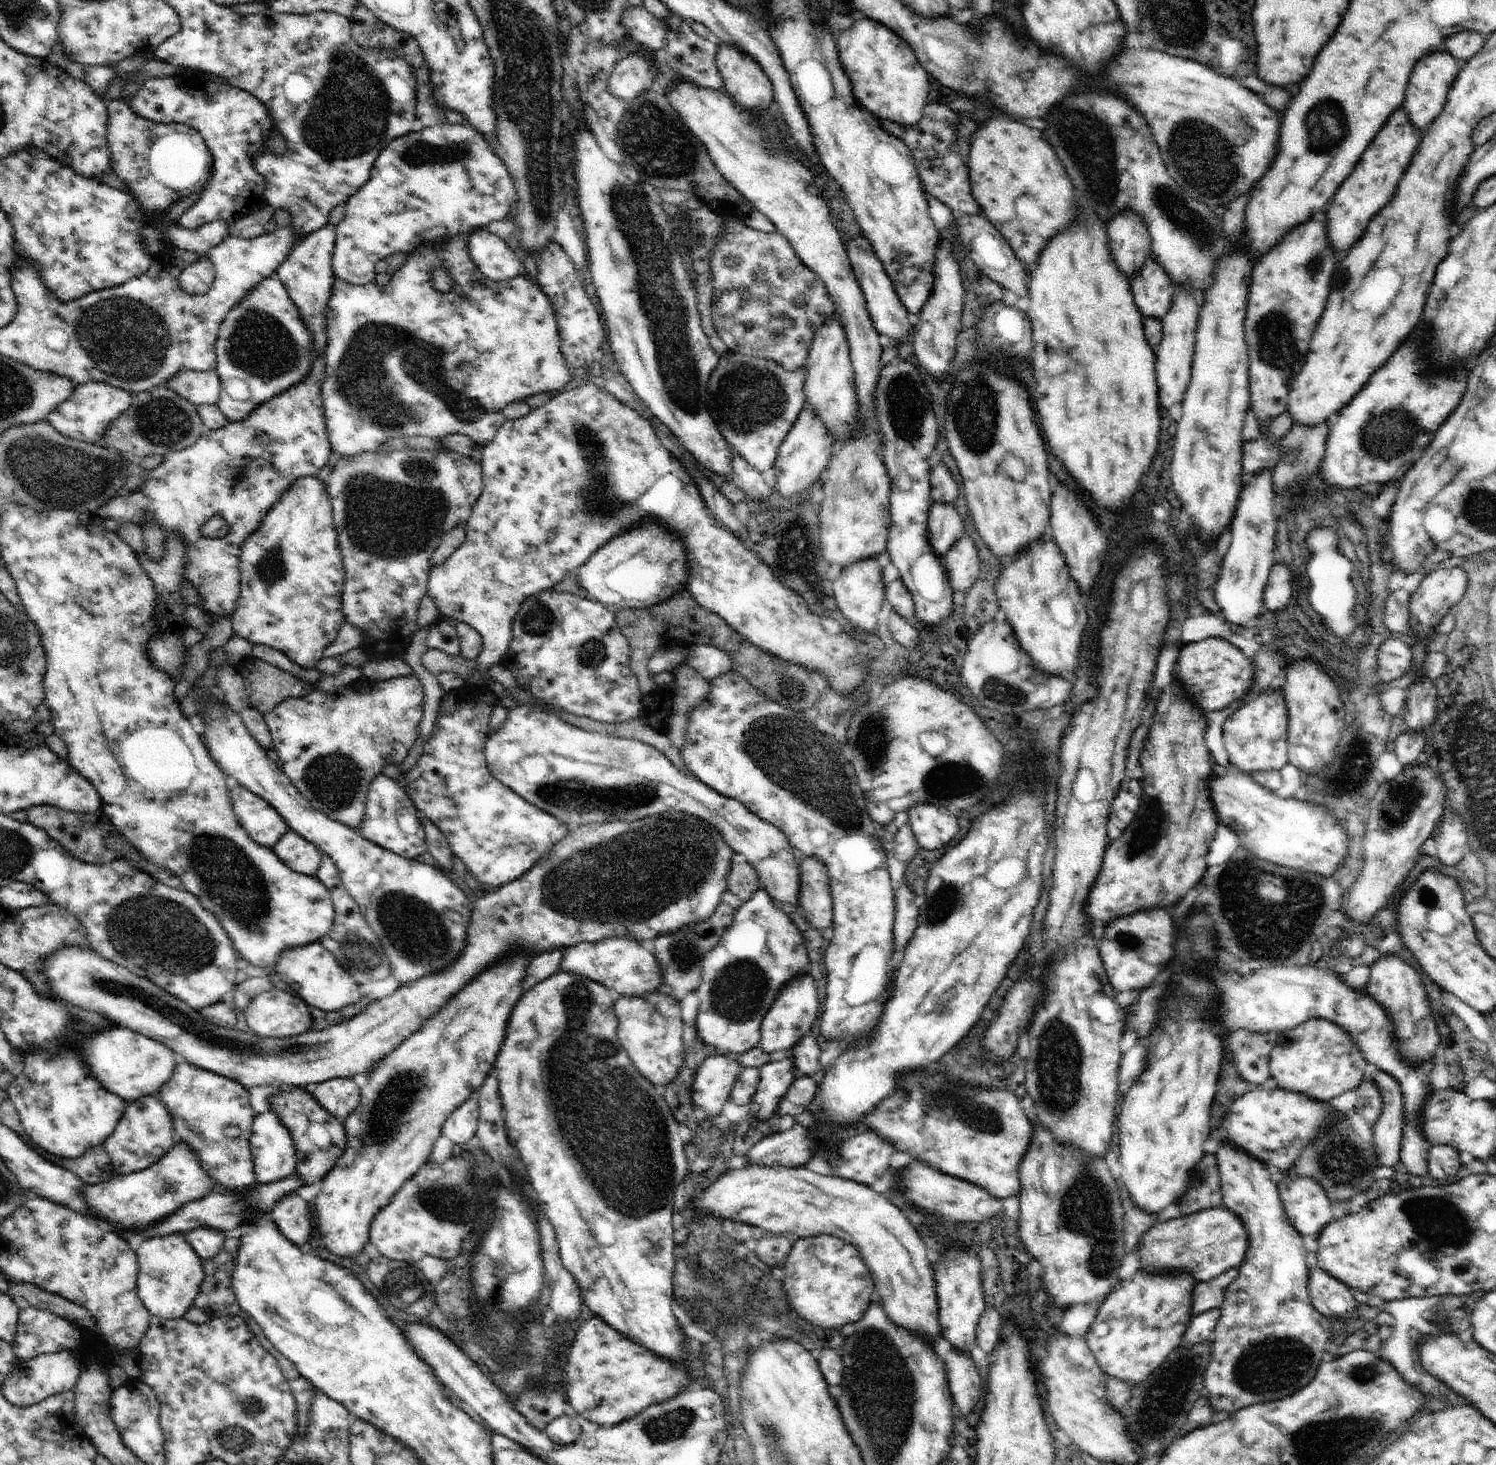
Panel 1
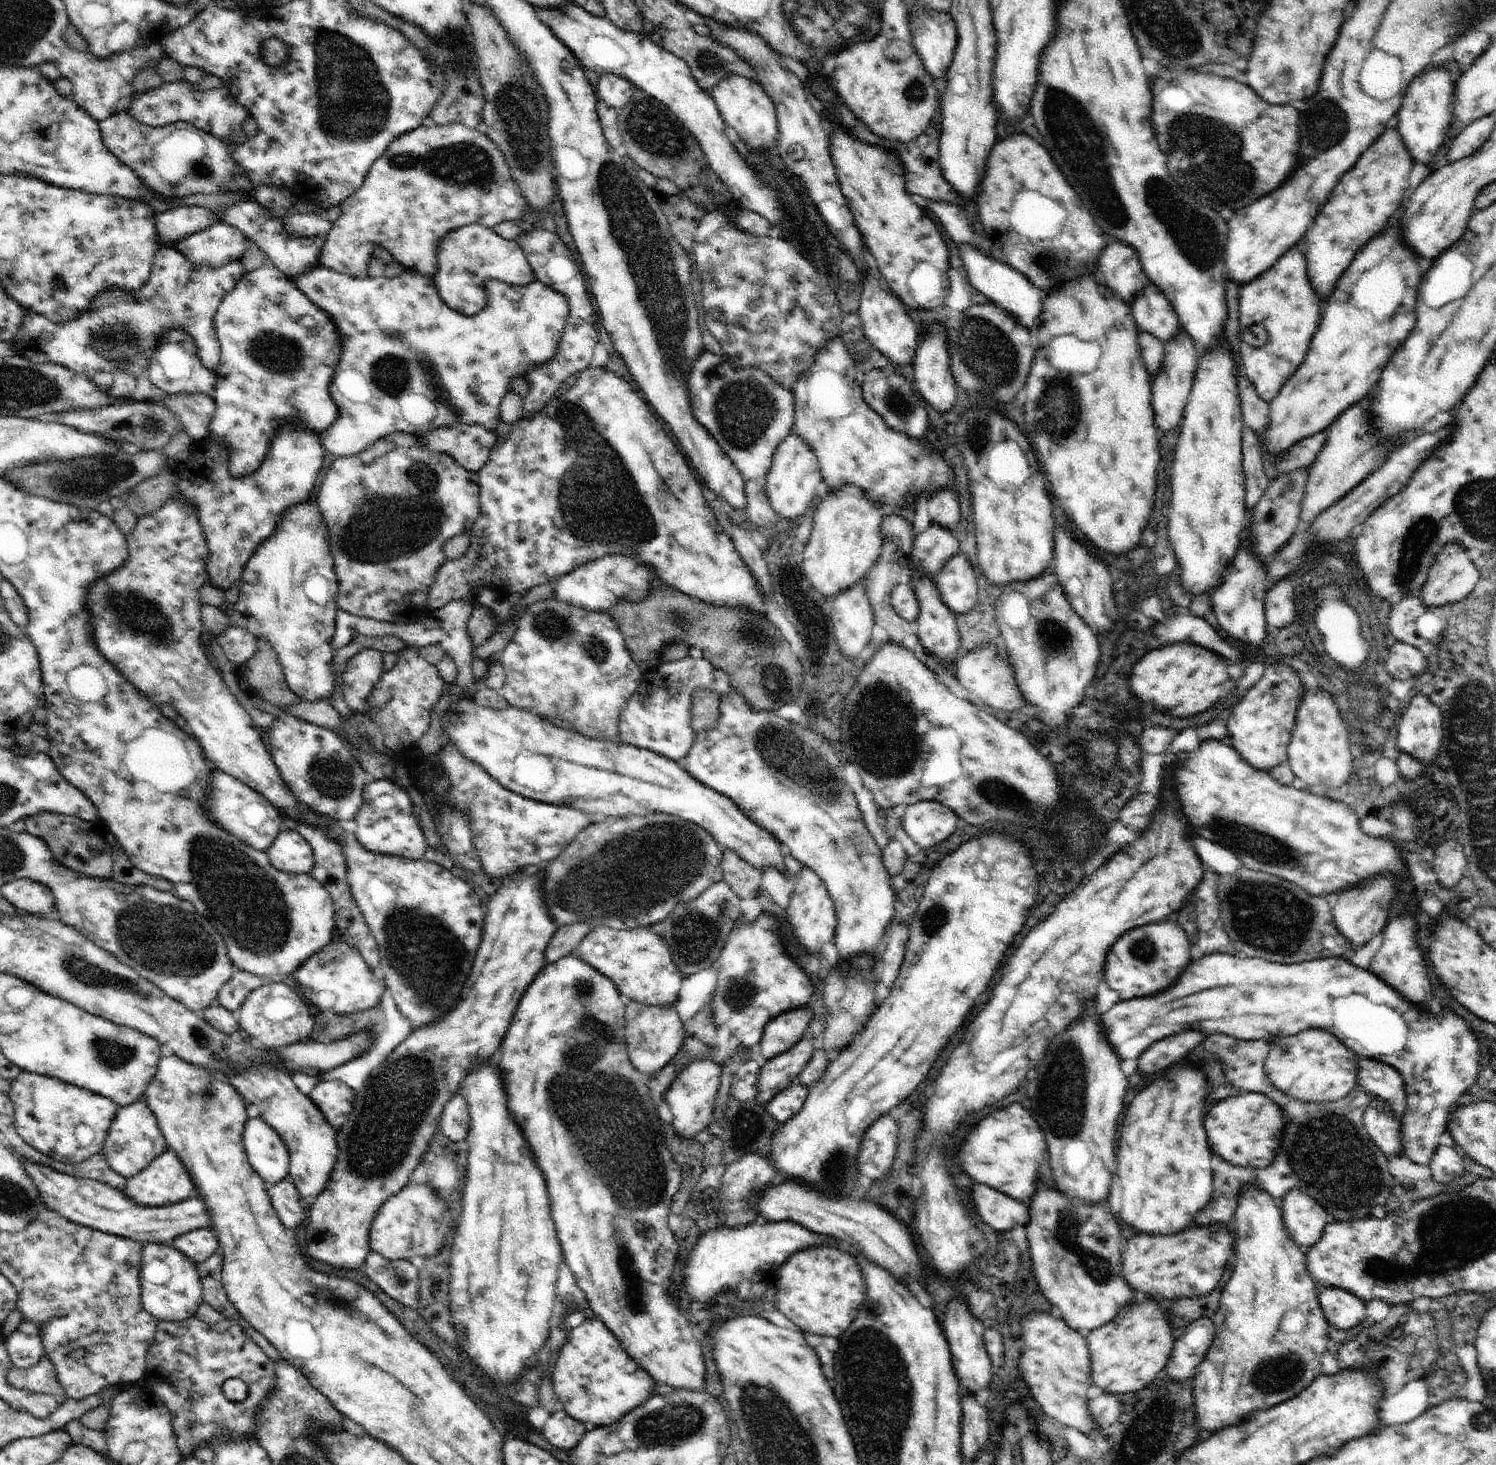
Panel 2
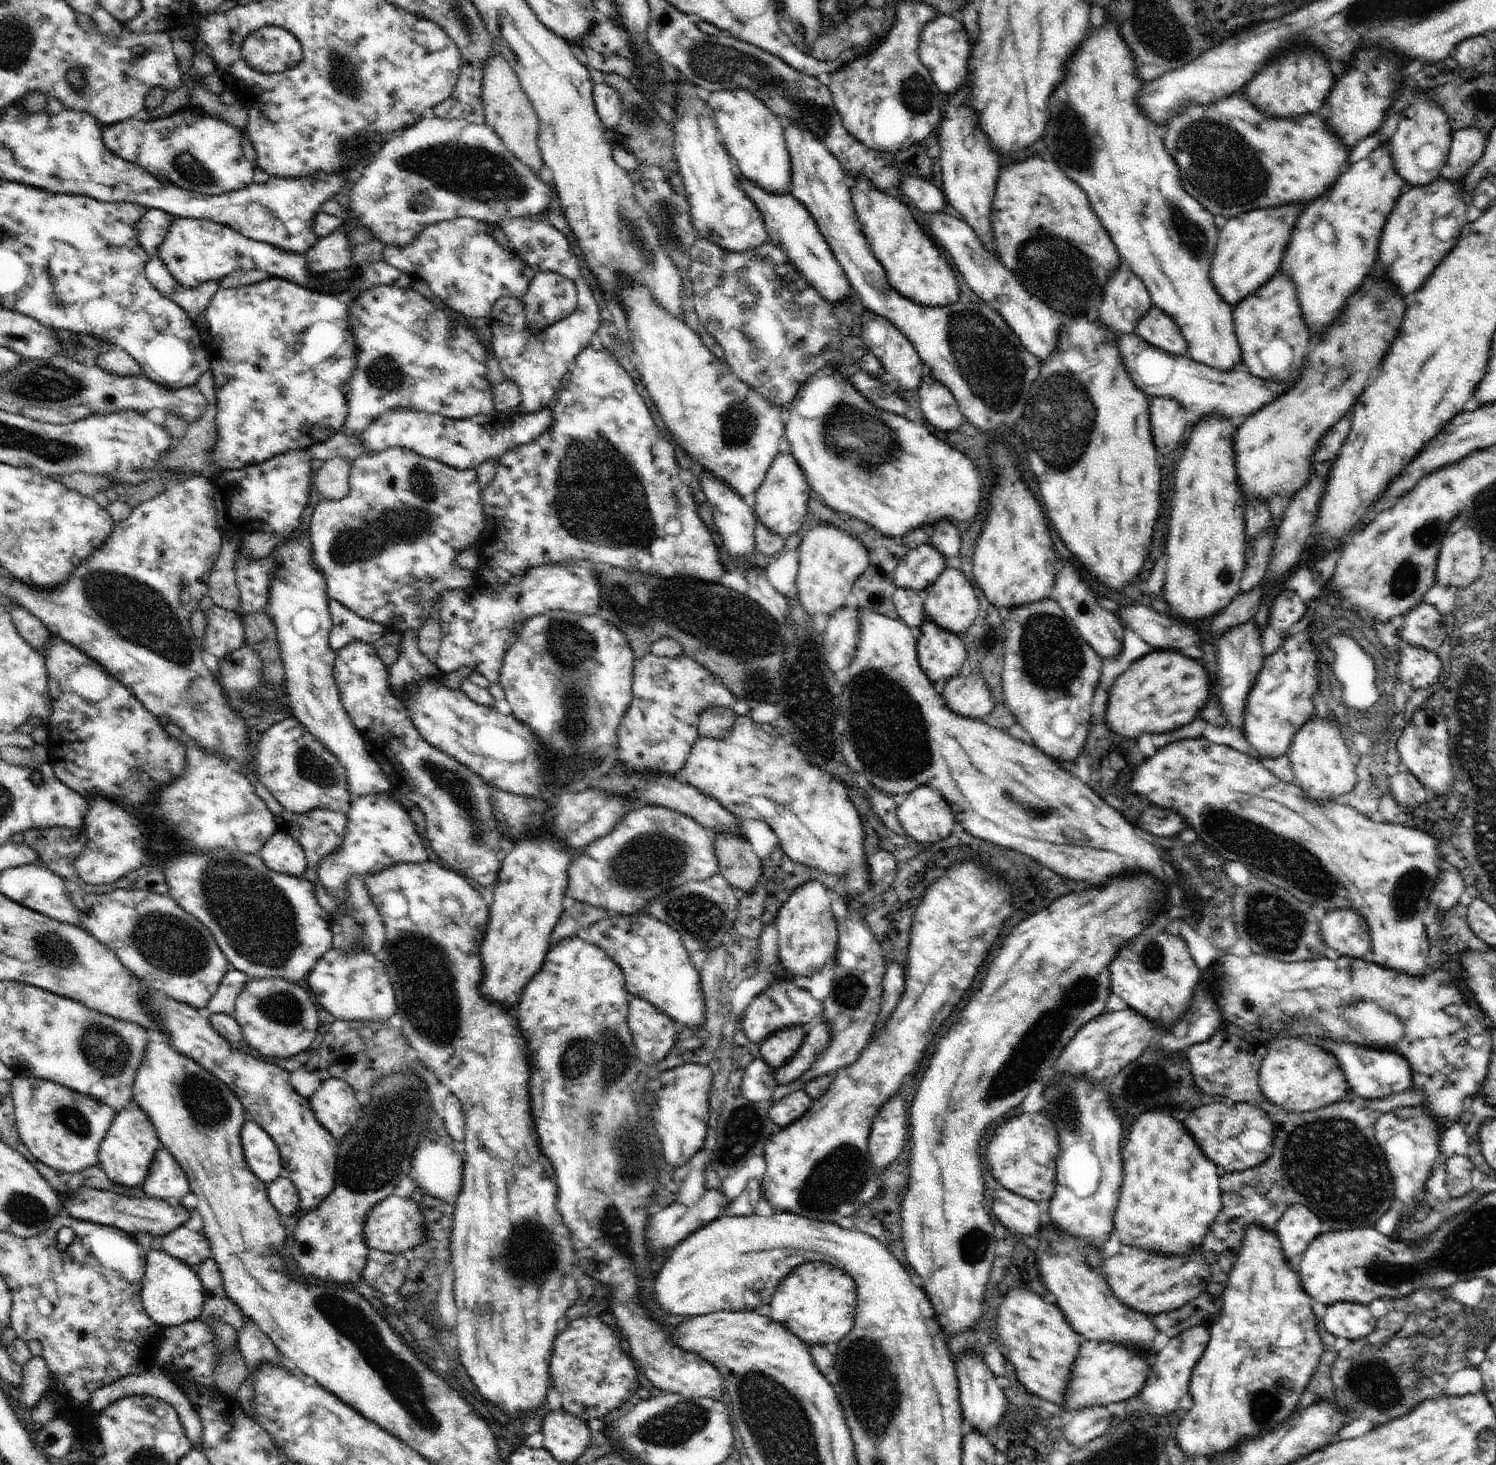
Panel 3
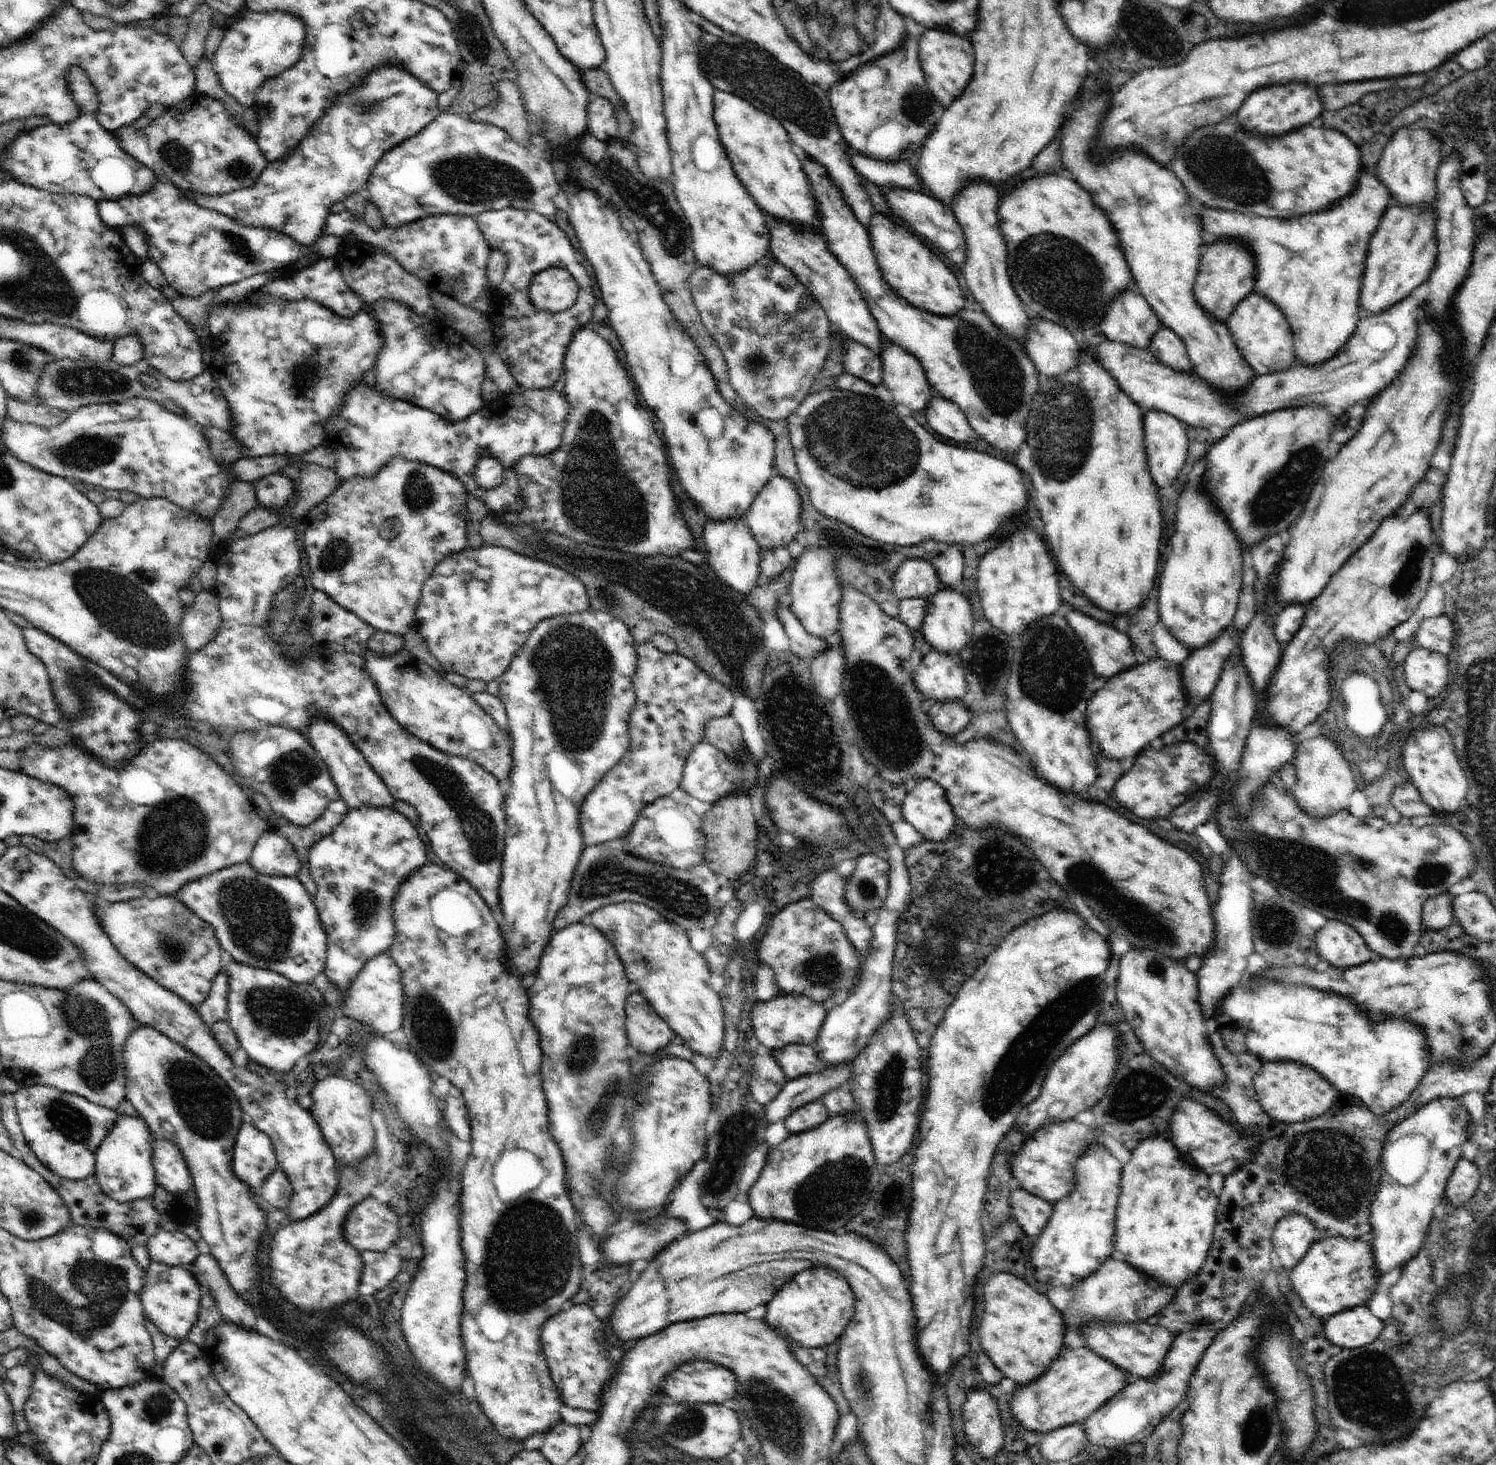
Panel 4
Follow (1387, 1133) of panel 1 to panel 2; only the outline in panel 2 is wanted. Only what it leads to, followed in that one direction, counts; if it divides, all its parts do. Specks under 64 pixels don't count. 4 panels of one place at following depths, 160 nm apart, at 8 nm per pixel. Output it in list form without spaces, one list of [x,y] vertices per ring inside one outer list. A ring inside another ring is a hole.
[[[1360,1059],[1357,1084],[1371,1096],[1385,1100],[1400,1121],[1406,1106],[1406,1089],[1402,1075],[1395,1068],[1377,1060]]]

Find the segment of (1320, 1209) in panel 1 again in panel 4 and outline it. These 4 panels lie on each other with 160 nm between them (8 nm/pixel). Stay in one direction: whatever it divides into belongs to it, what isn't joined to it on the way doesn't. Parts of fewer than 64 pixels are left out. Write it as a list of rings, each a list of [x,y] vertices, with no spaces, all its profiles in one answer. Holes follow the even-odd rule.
[[[1294,1213],[1276,1223],[1271,1244],[1282,1268],[1293,1269],[1319,1239],[1315,1224],[1306,1215]]]

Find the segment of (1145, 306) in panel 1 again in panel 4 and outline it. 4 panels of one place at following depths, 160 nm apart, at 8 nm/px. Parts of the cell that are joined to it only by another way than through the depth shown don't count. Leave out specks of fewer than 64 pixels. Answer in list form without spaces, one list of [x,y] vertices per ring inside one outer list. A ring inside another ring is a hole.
[[[1160,324],[1155,335],[1151,338],[1148,348],[1170,368],[1194,373],[1194,367],[1184,341],[1167,326]]]

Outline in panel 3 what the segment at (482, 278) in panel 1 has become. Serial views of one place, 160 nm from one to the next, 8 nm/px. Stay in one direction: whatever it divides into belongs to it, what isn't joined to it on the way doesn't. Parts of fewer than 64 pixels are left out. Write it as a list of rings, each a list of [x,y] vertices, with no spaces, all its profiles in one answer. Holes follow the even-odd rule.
[[[176,217],[169,234],[159,246],[157,255],[166,263],[170,274],[182,285],[188,288],[200,286],[208,281],[220,281],[234,270],[265,270],[269,275],[282,277],[284,280],[296,283],[298,286],[326,294],[342,294],[351,288],[350,278],[340,281],[337,285],[326,283],[319,288],[319,278],[307,263],[305,255],[284,253],[270,243],[261,243],[247,239],[232,228],[206,221],[205,219],[185,219]],[[535,273],[524,294],[525,325],[535,335],[570,316],[577,307],[578,292],[569,278],[558,273]],[[378,285],[371,286],[370,288],[361,290],[357,297],[353,300],[352,309],[350,310],[352,317],[348,318],[349,328],[352,329],[352,335],[354,337],[357,353],[355,356],[355,365],[350,380],[345,386],[345,395],[347,400],[347,417],[339,430],[346,436],[354,436],[358,438],[364,431],[375,421],[380,418],[384,413],[389,411],[420,411],[426,414],[438,413],[449,419],[468,419],[475,417],[476,415],[494,415],[496,414],[493,392],[493,387],[486,379],[488,374],[488,355],[491,352],[491,346],[480,341],[477,338],[476,330],[466,322],[458,321],[456,318],[447,316],[444,310],[438,309],[438,307],[426,299],[420,292],[414,291],[412,285],[407,287],[397,287],[394,285]]]

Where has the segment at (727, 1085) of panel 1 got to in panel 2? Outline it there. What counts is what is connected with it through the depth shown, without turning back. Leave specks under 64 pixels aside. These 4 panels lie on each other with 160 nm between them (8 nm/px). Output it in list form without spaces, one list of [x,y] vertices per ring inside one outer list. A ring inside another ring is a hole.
[[[712,1058],[700,1059],[687,1066],[665,1092],[665,1102],[673,1114],[674,1128],[684,1138],[696,1137],[696,1134],[706,1134],[708,1124],[715,1120],[718,1111],[716,1108],[716,1093],[720,1088],[722,1065]]]

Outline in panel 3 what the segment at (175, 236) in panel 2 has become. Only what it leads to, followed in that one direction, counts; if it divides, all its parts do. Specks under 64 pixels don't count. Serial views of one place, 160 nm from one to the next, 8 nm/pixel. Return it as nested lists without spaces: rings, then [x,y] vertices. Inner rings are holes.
[[[148,209],[148,212],[137,224],[137,237],[139,245],[149,254],[154,256],[163,244],[169,229],[173,226],[175,215],[160,209]]]

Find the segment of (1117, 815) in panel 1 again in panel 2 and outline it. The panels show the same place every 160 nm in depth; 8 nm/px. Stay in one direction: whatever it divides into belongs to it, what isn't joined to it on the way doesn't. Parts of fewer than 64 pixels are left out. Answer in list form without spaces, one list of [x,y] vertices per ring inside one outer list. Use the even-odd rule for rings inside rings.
[[[1136,794],[1119,810],[1119,817],[1126,828],[1132,832],[1140,832],[1150,824],[1152,812],[1158,808],[1158,800],[1152,794]]]

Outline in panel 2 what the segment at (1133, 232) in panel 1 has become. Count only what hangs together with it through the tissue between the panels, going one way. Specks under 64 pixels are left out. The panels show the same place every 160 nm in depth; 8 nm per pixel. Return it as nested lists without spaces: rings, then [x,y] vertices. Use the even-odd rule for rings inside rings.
[[[1106,236],[1106,250],[1102,250],[1100,256],[1100,270],[1106,278],[1106,284],[1112,292],[1116,292],[1126,304],[1132,304],[1134,294],[1138,294],[1146,284],[1148,276],[1140,264],[1138,252],[1120,240],[1114,240],[1112,236]]]

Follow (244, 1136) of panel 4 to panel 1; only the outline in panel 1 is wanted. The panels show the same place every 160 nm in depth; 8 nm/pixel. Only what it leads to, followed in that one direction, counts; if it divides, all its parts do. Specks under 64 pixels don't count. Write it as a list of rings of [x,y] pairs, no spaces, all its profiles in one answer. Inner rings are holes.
[[[273,1110],[255,1115],[251,1126],[249,1143],[256,1184],[278,1182],[283,1178],[295,1174],[298,1164],[295,1140],[287,1129],[287,1126],[281,1122],[278,1114]]]

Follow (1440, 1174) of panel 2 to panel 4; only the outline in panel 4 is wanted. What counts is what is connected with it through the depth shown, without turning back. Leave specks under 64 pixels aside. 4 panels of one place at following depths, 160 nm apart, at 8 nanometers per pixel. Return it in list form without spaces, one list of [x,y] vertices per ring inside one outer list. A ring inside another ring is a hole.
[[[1460,1157],[1445,1188],[1446,1200],[1459,1209],[1476,1192],[1480,1181],[1479,1168]]]

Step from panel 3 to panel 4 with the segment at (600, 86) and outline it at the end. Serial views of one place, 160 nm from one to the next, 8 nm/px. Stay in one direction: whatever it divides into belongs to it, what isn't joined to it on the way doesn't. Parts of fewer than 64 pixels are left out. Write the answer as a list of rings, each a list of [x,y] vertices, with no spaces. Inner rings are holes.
[[[606,97],[596,98],[588,106],[588,128],[590,132],[602,142],[615,142],[619,122],[614,110],[614,105]]]

